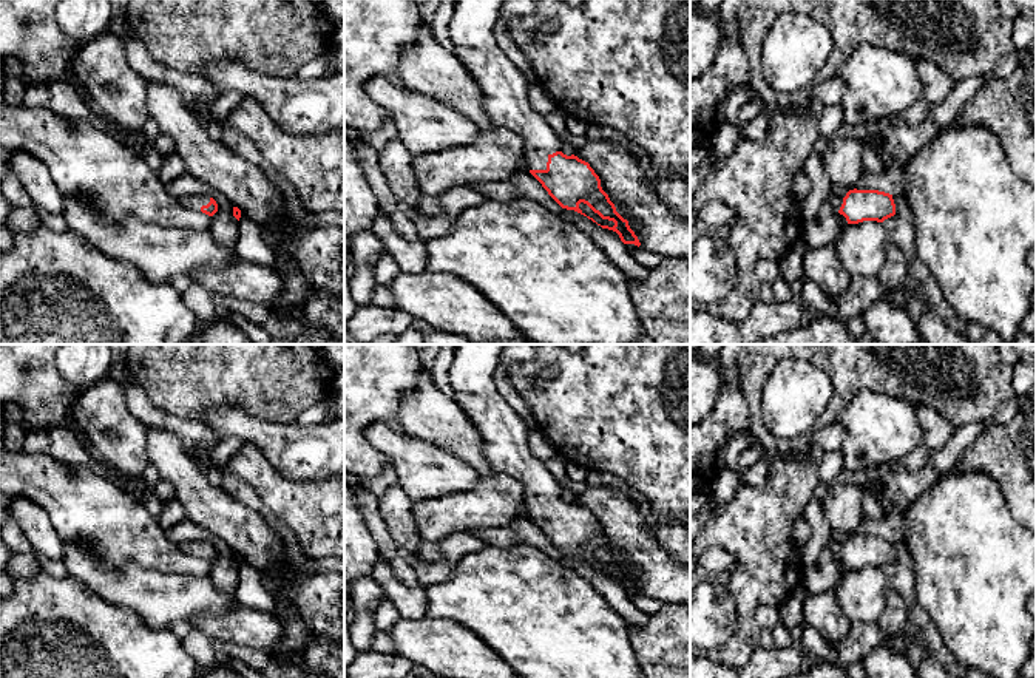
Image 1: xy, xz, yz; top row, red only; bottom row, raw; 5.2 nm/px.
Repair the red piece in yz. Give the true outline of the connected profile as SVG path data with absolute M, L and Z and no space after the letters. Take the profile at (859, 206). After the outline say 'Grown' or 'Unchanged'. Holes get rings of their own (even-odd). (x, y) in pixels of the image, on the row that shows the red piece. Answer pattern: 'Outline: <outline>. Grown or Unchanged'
Outline: M849 190L845 198L831 195L826 201L834 210L846 218L848 224L863 221L883 222L895 215L892 195L879 190Z. Grown

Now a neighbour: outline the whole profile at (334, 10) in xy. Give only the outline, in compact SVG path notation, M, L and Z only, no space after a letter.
M315 0L332 22L344 20L344 0Z

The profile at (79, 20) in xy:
M60 0L56 6L59 29L73 54L107 31L113 19L110 0Z

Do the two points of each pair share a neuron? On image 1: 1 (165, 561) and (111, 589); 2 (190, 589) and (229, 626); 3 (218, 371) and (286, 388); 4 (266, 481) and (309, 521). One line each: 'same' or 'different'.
1: different
2: different
3: same
4: same

